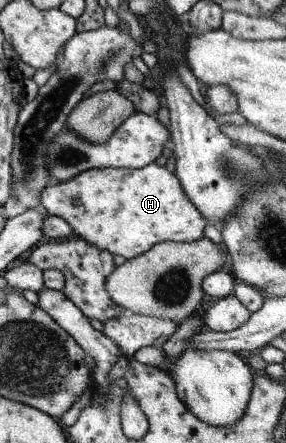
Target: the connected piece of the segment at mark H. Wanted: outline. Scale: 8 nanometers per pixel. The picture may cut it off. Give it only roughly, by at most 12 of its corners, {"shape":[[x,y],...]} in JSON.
{"shape":[[88,169],[44,212],[126,261],[197,241],[206,219],[174,173]]}

